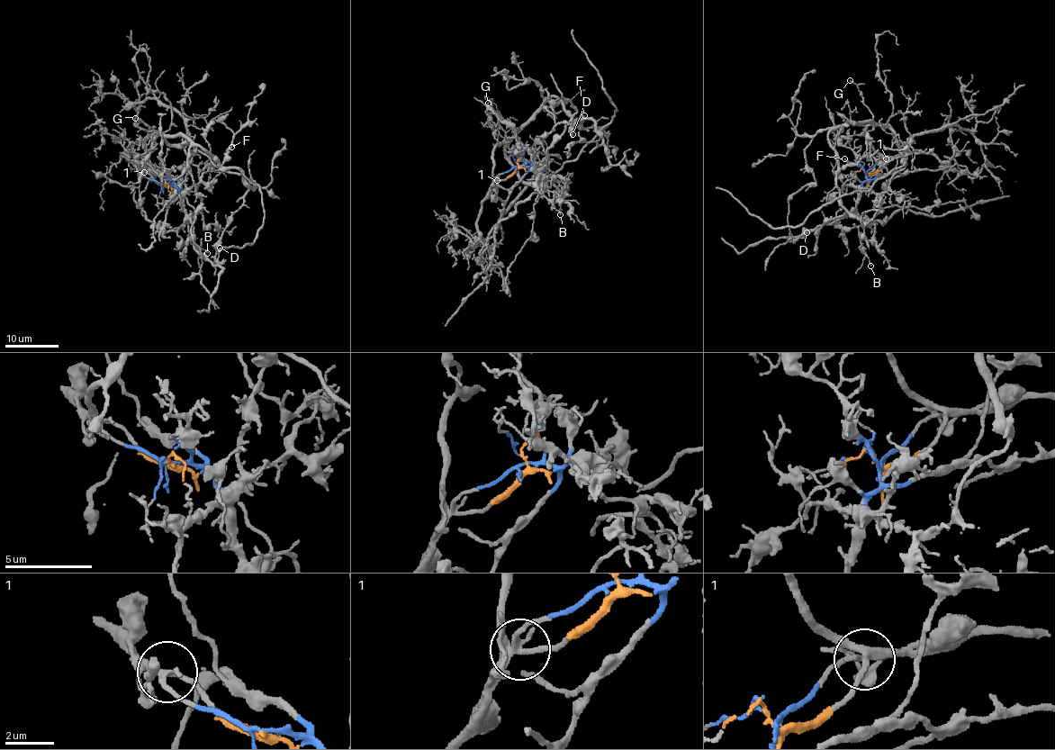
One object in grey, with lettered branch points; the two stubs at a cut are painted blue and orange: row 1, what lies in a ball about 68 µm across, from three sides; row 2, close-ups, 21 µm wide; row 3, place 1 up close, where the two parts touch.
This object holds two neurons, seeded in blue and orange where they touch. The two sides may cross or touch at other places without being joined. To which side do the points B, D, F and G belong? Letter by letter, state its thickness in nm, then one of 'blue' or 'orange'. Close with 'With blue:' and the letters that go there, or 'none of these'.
B: 120 nm thick; blue
D: 120 nm thick; blue
F: 130 nm thick; orange
G: 130 nm thick; orange
With blue: B, D

